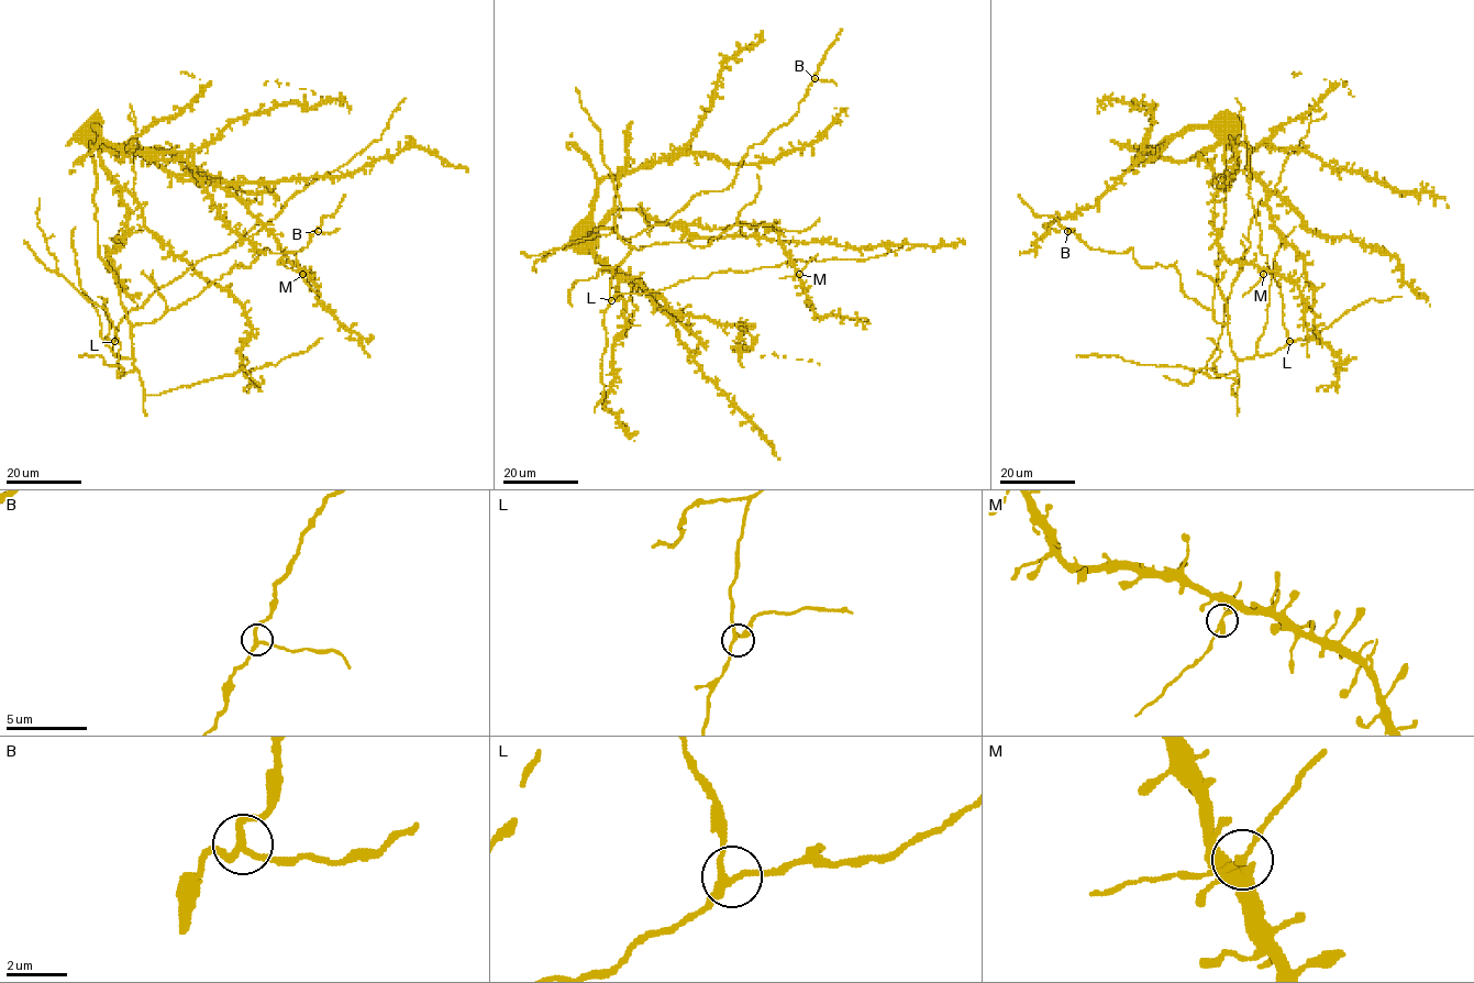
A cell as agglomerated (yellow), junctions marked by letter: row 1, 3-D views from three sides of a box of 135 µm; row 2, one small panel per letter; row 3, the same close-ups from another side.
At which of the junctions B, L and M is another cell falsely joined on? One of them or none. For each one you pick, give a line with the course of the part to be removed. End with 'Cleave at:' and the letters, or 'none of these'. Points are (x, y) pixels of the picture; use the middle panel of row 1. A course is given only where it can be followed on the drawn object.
M: course (799, 274), (818, 254)
Cleave at: M

